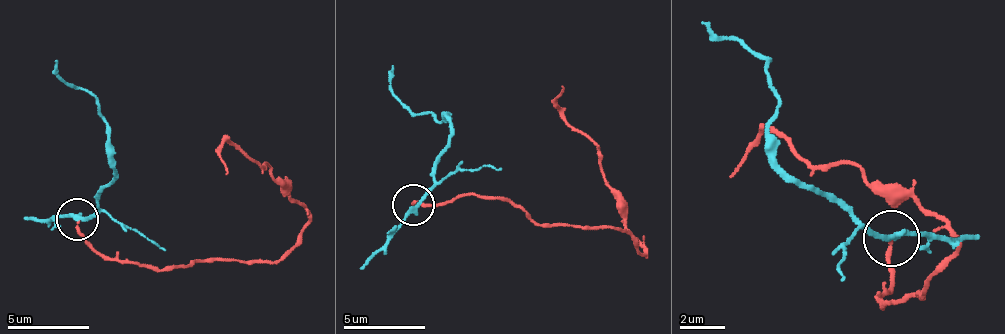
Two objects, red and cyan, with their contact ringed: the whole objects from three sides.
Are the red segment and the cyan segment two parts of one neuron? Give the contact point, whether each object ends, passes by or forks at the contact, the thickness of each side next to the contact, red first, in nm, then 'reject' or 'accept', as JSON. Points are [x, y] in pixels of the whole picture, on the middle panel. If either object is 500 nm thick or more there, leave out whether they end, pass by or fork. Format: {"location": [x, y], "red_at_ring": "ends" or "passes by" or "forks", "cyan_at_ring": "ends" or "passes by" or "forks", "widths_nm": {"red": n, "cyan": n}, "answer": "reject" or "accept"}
{"location": [413, 205], "red_at_ring": "ends", "cyan_at_ring": "passes by", "widths_nm": {"red": 200, "cyan": 260}, "answer": "reject"}

